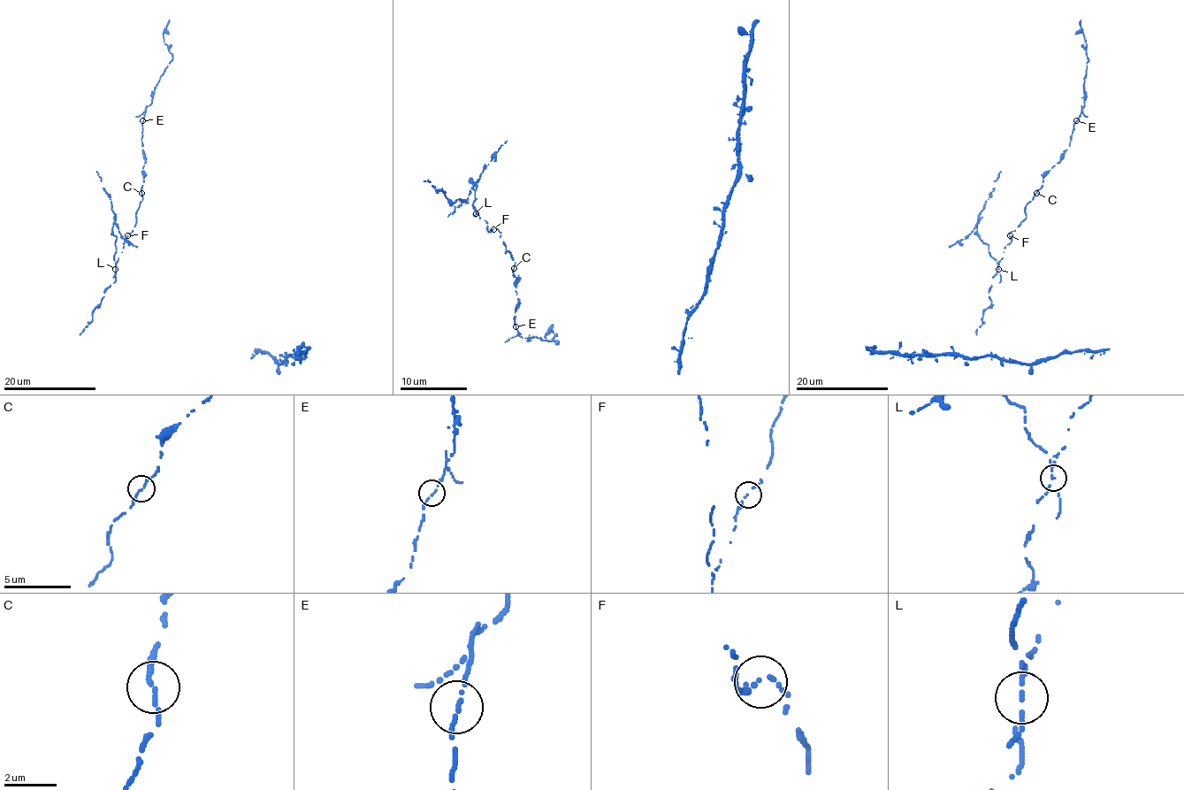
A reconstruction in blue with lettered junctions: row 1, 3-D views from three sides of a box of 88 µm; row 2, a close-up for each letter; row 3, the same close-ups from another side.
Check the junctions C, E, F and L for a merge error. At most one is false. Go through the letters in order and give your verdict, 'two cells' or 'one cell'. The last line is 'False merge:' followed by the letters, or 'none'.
C: one cell
E: one cell
F: one cell
L: two cells
False merge: L

